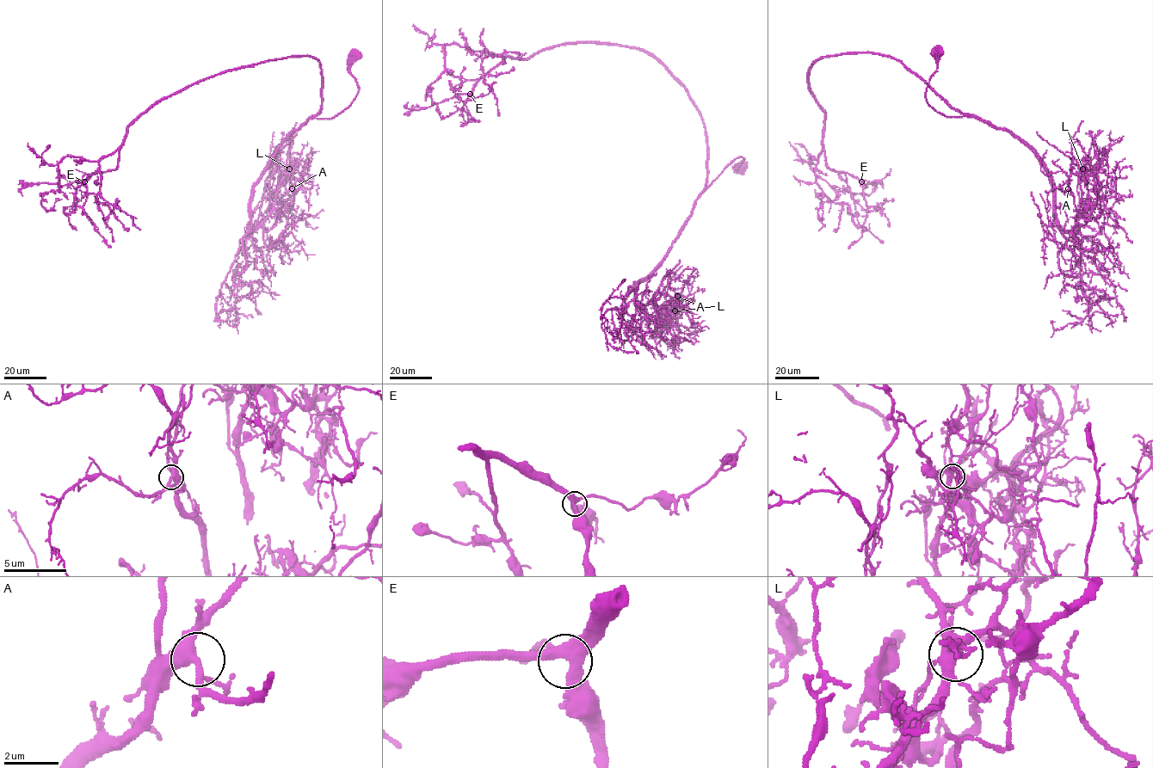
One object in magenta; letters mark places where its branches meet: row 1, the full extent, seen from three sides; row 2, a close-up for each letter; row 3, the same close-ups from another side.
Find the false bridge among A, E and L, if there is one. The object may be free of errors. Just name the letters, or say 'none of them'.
L

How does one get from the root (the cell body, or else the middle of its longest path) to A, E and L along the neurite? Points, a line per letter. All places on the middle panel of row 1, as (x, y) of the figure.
A: (740, 169), (735, 168), (742, 157), (703, 192), (668, 254), (635, 282), (638, 306), (661, 305), (677, 296)
E: (740, 169), (742, 157), (699, 194), (699, 112), (636, 49), (567, 43), (507, 57), (470, 94)
L: (740, 169), (735, 168), (742, 157), (703, 192), (668, 254), (635, 282), (638, 306), (675, 310)

